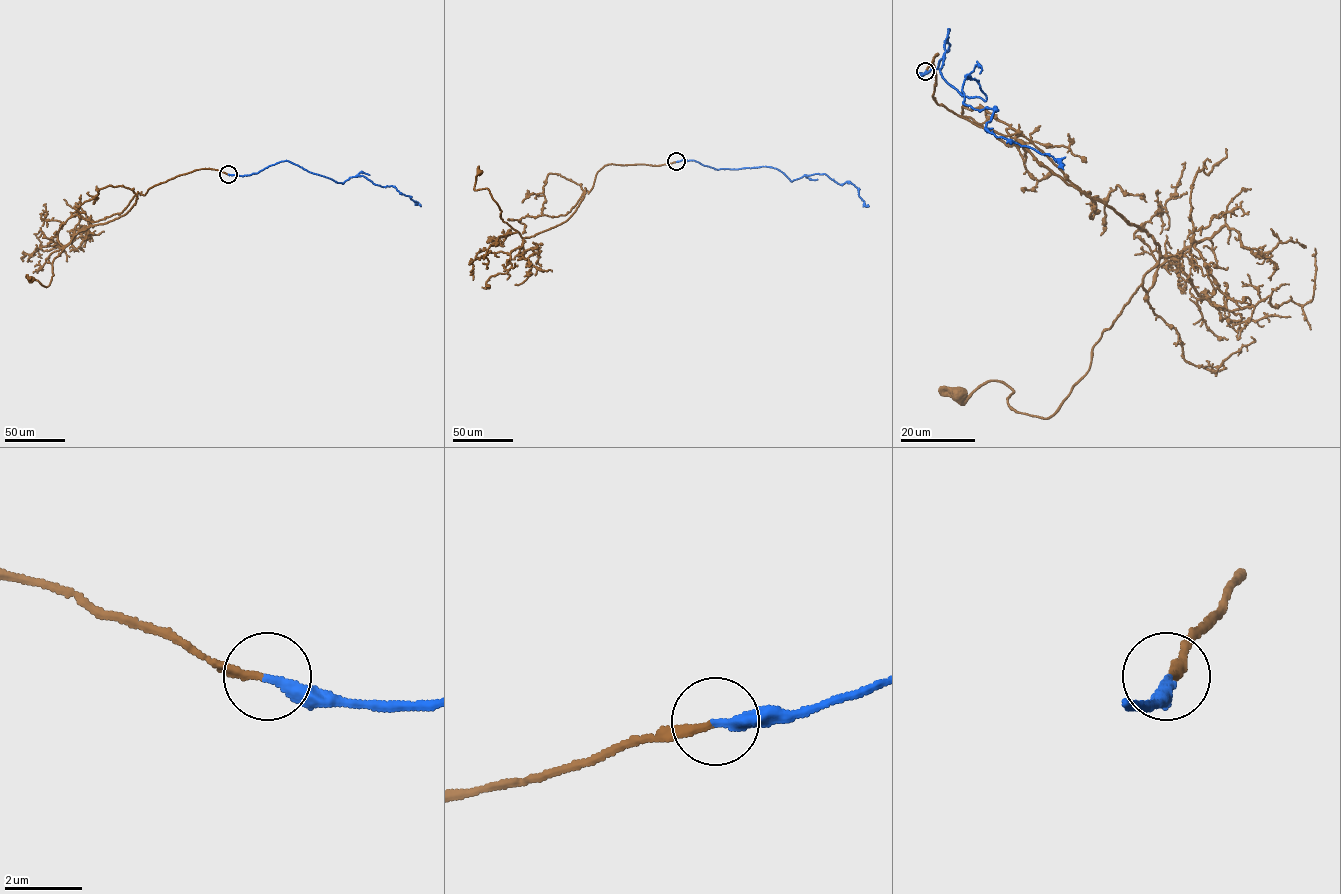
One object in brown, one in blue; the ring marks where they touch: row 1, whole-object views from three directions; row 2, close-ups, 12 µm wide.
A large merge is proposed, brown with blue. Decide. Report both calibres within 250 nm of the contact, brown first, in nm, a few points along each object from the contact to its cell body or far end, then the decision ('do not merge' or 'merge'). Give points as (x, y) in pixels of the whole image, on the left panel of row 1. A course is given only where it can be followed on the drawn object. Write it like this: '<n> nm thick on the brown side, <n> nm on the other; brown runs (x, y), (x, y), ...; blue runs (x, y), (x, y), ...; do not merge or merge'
220 nm thick on the brown side, 300 nm on the other; brown runs (228, 174), (200, 169), (138, 193), (126, 213), (74, 235), (54, 259), (47, 287), (27, 274), (31, 279); blue runs (228, 174), (250, 175), (288, 160), (343, 183), (350, 177), (363, 176), (382, 186), (393, 186), (420, 205); merge

